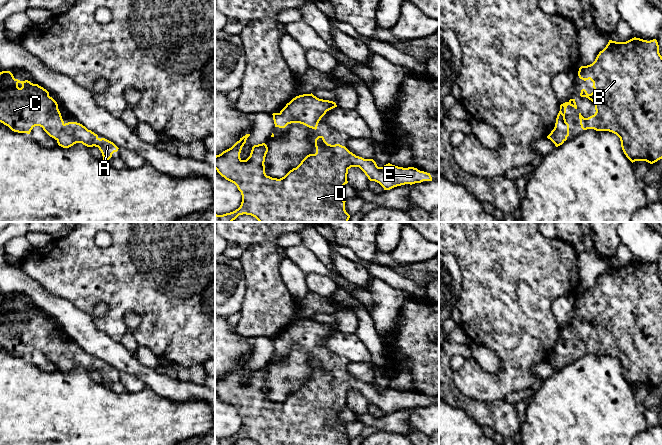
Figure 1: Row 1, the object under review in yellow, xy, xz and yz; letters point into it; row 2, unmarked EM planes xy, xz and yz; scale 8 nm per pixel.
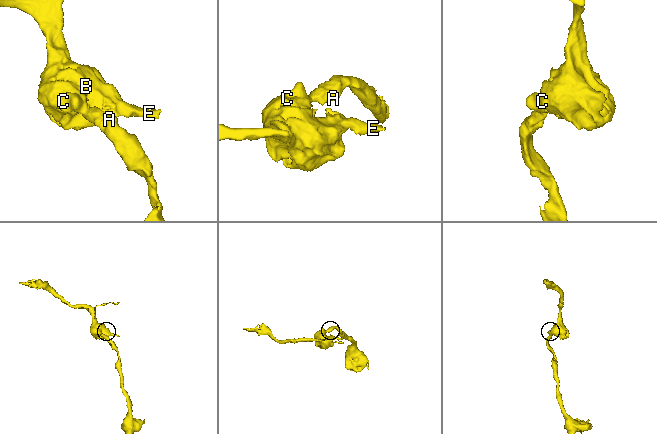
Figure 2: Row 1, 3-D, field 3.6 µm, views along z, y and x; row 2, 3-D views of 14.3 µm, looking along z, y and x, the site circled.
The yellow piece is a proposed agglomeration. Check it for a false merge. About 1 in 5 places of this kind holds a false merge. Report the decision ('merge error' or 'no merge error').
no merge error

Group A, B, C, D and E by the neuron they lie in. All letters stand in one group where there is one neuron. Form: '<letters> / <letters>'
A B C D E

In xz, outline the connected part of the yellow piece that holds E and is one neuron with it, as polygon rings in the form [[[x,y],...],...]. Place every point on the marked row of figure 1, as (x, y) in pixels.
[[[246,134],[237,141],[231,148],[215,156],[215,169],[226,180],[234,183],[242,195],[242,202],[238,209],[223,215],[215,214],[215,222],[232,222],[239,215],[251,215],[259,222],[348,222],[350,215],[345,210],[346,200],[338,197],[339,190],[348,183],[347,174],[351,167],[359,167],[370,181],[379,183],[384,190],[394,187],[432,181],[430,173],[420,171],[414,167],[398,167],[390,163],[383,167],[378,167],[373,159],[364,159],[350,152],[345,146],[340,144],[328,144],[323,136],[315,139],[316,153],[307,155],[301,163],[290,170],[284,177],[277,179],[267,176],[265,173],[265,157],[268,147],[265,143],[254,145],[250,156],[246,160],[240,158],[242,147],[246,143],[250,134]]]

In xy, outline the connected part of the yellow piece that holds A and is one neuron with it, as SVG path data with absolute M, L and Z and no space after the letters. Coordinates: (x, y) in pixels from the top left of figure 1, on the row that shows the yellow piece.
M10 71L0 72L0 122L8 126L12 131L30 134L35 126L40 126L58 145L69 148L76 143L82 143L87 147L98 147L103 160L108 162L118 147L105 138L99 138L97 134L88 130L77 122L65 123L58 109L57 102L49 96L49 92L38 84L28 80L15 79Z

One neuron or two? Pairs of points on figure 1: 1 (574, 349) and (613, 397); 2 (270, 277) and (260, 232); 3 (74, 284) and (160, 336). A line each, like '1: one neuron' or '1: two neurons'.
1: two neurons
2: two neurons
3: one neuron

